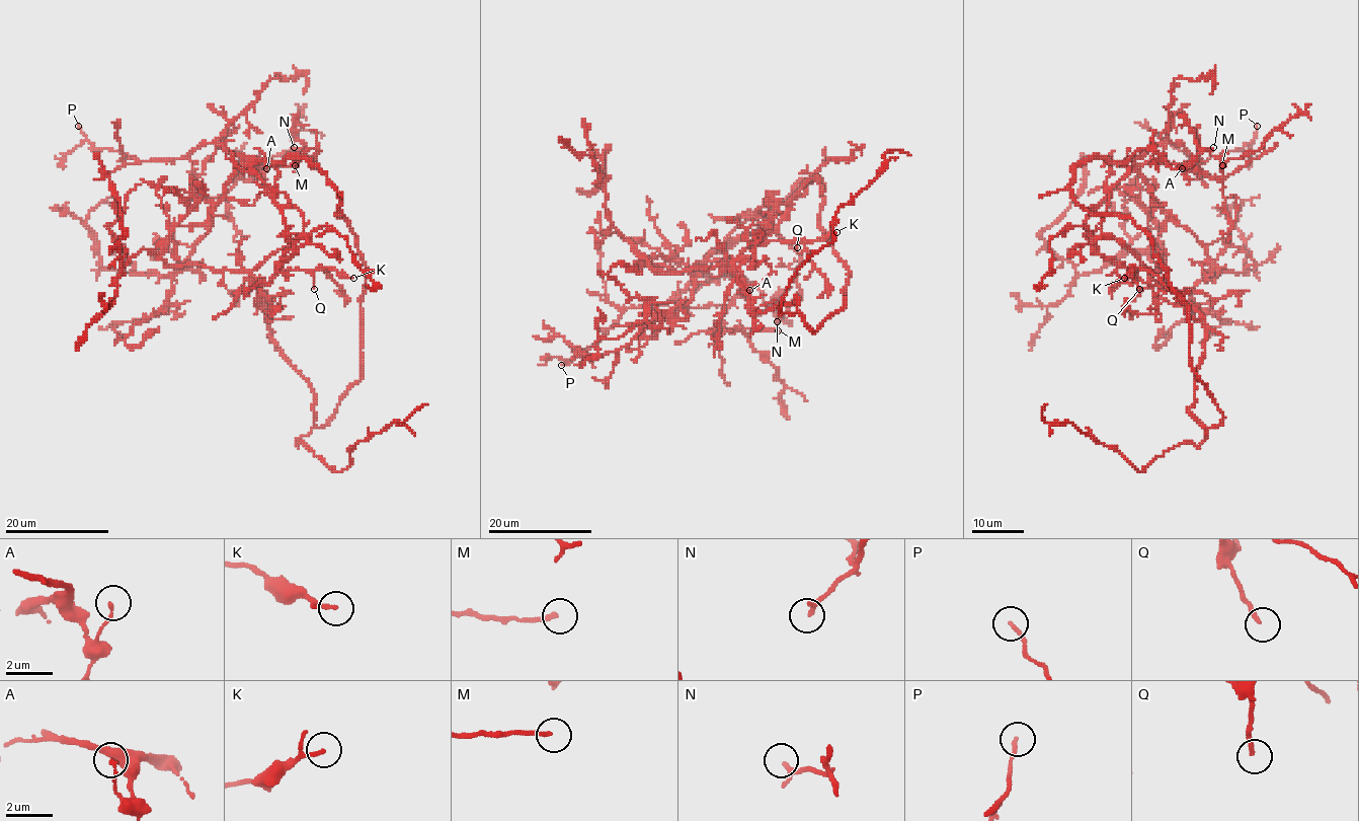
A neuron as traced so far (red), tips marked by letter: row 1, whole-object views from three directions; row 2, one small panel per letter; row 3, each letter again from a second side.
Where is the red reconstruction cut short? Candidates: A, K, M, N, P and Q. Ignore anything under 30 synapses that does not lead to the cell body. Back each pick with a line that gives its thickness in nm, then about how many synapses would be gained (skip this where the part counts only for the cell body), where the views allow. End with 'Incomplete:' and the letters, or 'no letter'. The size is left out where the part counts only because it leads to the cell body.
M: calibre 180 nm; 35 synapses
N: calibre 160 nm; 40 synapses
Q: calibre 180 nm; 30 synapses
Incomplete: M, N, Q

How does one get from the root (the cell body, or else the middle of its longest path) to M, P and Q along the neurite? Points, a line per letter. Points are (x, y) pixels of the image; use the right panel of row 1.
M: (1157, 276), (1102, 233), (1106, 192), (1128, 173), (1125, 160), (1166, 160), (1219, 178), (1222, 165)
P: (1157, 276), (1101, 230), (1106, 192), (1128, 173), (1125, 160), (1162, 142), (1205, 160), (1243, 149), (1257, 126)
Q: (1157, 276), (1153, 273), (1148, 282), (1143, 282), (1131, 270), (1133, 280), (1139, 289)

